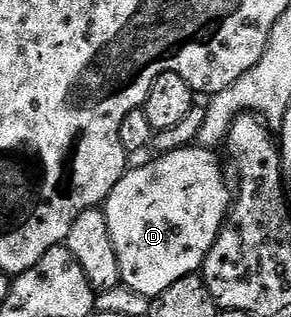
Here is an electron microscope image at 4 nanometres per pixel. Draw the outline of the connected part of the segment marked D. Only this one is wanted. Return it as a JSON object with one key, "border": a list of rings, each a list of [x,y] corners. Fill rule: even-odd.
{"border":[[[200,146],[163,152],[153,158],[157,160],[150,164],[130,167],[124,178],[111,190],[103,211],[111,242],[115,246],[115,258],[119,258],[119,274],[124,287],[139,295],[156,298],[163,294],[163,290],[167,290],[167,286],[175,286],[179,278],[187,278],[202,271],[207,254],[221,233],[231,207],[231,184],[217,156],[214,149]]]}

